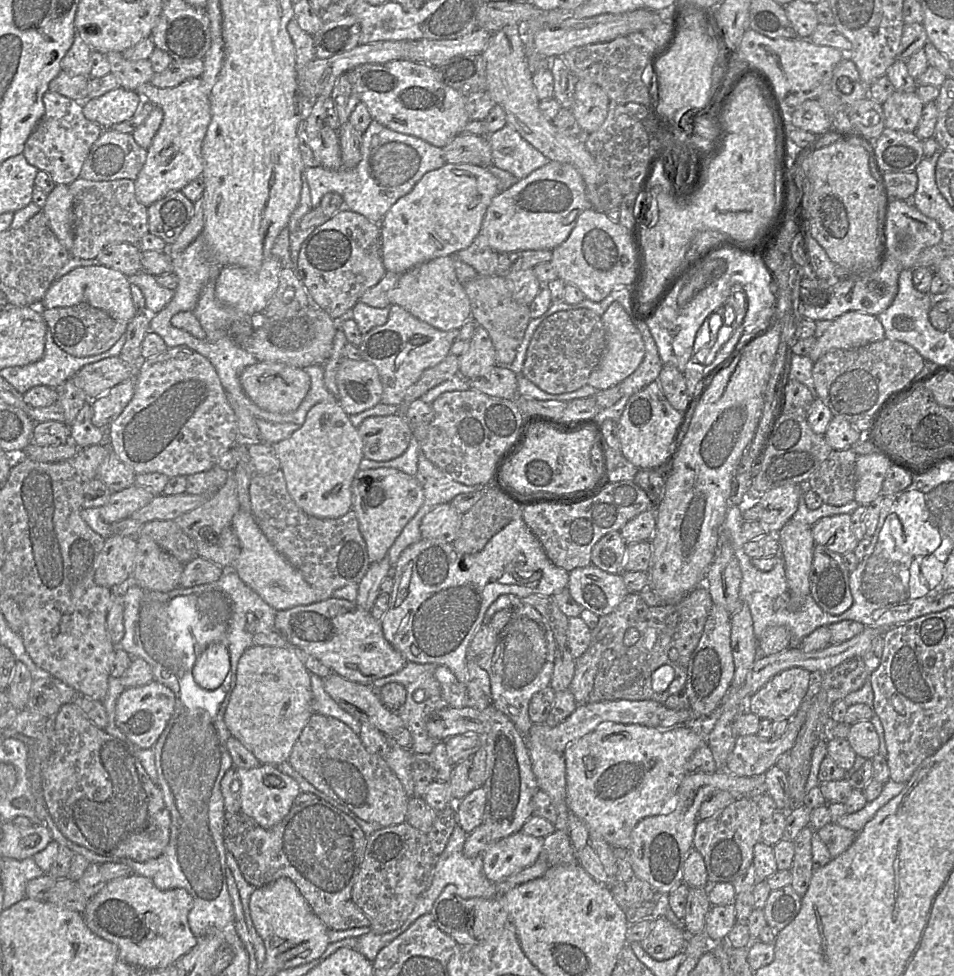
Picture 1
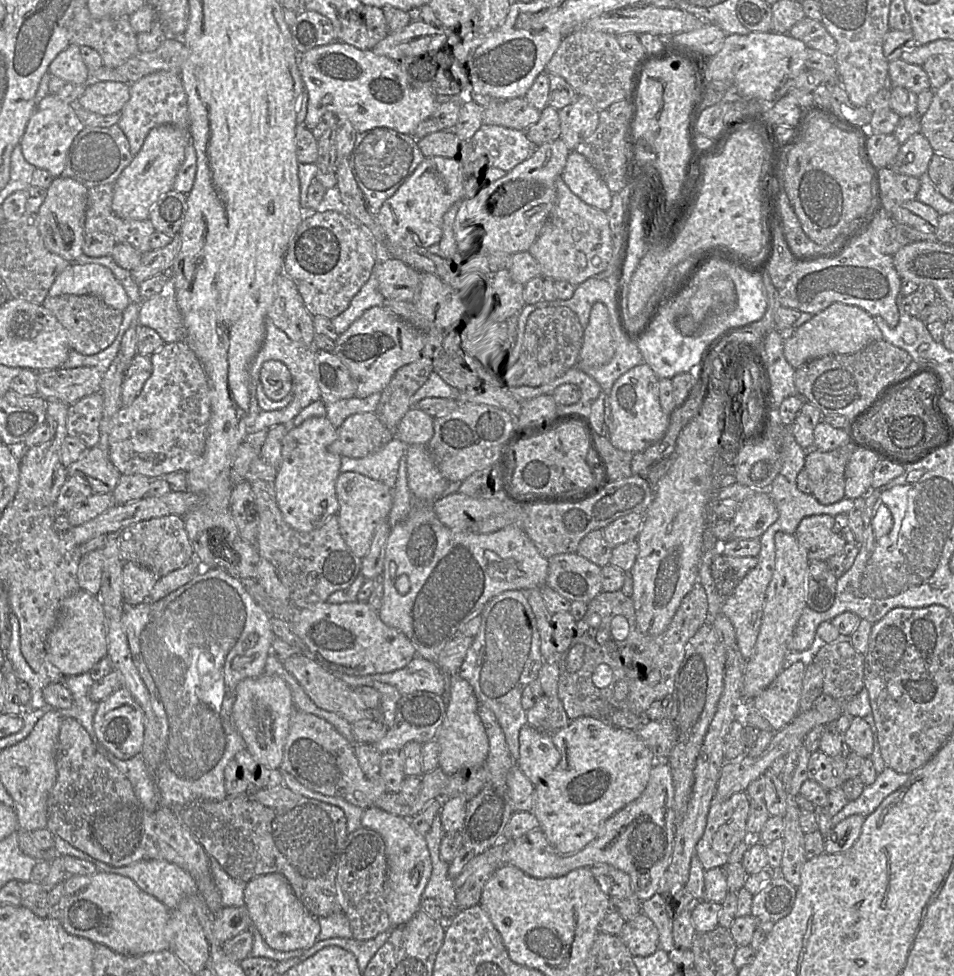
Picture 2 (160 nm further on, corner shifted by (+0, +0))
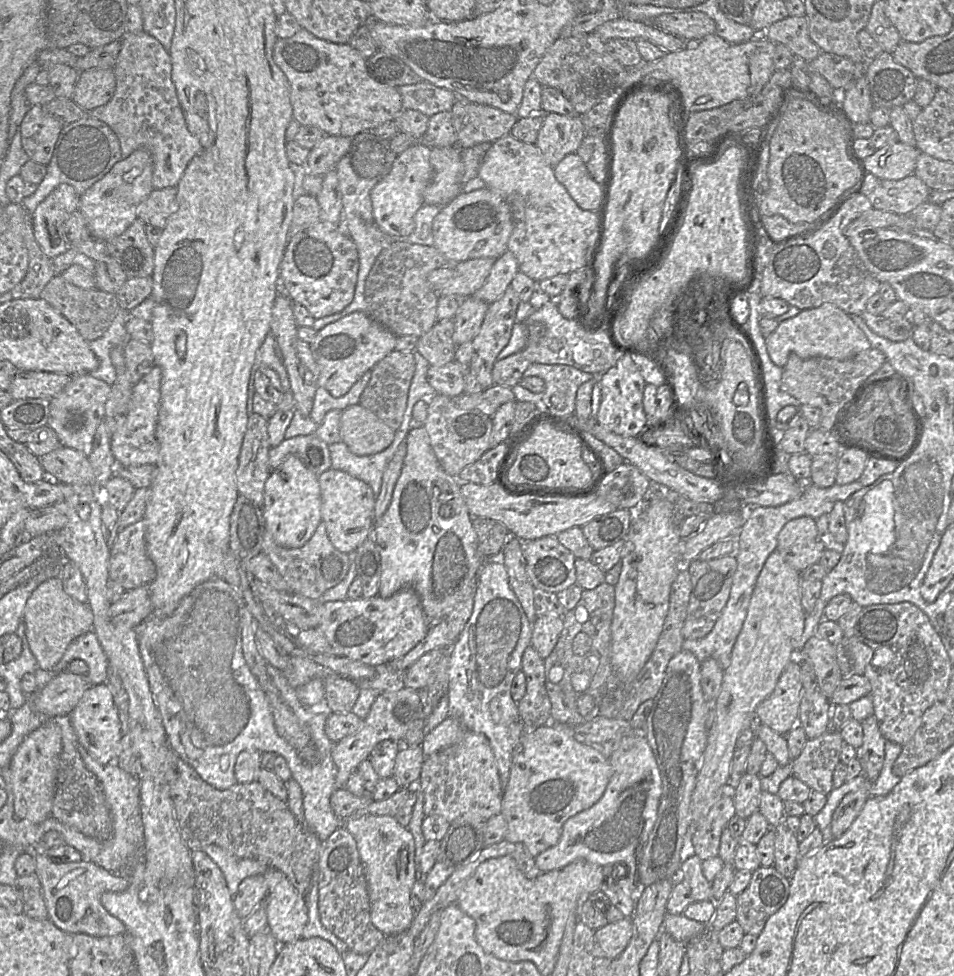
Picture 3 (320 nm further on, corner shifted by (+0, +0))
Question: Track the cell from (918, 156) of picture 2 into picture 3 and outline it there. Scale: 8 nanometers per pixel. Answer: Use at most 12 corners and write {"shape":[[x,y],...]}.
{"shape":[[897,141],[861,159],[866,173],[900,180],[914,174],[916,146]]}

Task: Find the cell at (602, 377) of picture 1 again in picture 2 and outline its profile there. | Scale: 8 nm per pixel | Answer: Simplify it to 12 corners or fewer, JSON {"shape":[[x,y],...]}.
{"shape":[[596,303],[575,367],[610,362],[614,340],[609,312]]}

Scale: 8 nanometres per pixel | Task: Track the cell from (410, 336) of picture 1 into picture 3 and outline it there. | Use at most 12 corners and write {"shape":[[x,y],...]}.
{"shape":[[362,311],[309,343],[316,383],[333,397],[395,350],[397,336]]}

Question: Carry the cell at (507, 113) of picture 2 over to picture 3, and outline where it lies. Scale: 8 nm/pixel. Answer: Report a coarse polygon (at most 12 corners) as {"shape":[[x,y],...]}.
{"shape":[[458,98],[451,109],[457,147],[494,142],[518,117]]}

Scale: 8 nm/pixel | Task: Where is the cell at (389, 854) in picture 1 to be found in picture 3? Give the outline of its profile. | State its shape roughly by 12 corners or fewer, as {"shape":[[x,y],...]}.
{"shape":[[340,827],[318,862],[322,924],[358,954],[385,935],[371,921],[354,837]]}

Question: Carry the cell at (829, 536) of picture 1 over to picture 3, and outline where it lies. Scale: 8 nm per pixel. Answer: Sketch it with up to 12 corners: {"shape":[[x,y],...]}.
{"shape":[[788,521],[777,551],[797,571],[818,563],[825,547],[816,521]]}

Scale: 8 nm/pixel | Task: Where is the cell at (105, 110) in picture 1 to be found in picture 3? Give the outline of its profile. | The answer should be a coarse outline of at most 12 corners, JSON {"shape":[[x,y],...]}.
{"shape":[[113,69],[79,71],[72,100],[86,111],[107,104]]}

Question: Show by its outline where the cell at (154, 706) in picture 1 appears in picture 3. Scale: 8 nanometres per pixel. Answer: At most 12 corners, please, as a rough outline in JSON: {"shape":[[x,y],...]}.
{"shape":[[105,683],[91,685],[69,714],[78,745],[116,761],[123,731]]}

